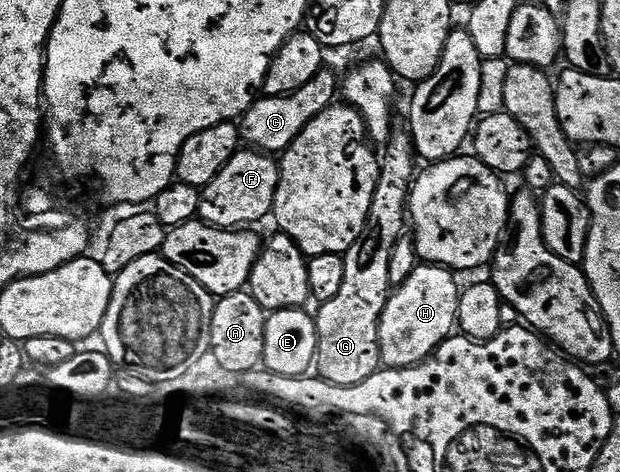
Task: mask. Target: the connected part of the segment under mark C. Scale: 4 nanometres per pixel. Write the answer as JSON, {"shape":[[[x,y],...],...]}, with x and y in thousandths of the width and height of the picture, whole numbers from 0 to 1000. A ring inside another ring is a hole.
{"shape":[[[521,144],[516,153],[510,153],[510,161],[503,161],[503,169],[497,169],[497,178],[490,178],[490,186],[477,186],[477,195],[444,208],[418,206],[387,252],[389,299],[398,311],[418,322],[427,322],[437,331],[453,328],[456,318],[474,303],[477,288],[490,280],[490,271],[500,256],[516,246],[516,237],[540,222],[547,191],[547,159],[539,159],[532,144]]]}

